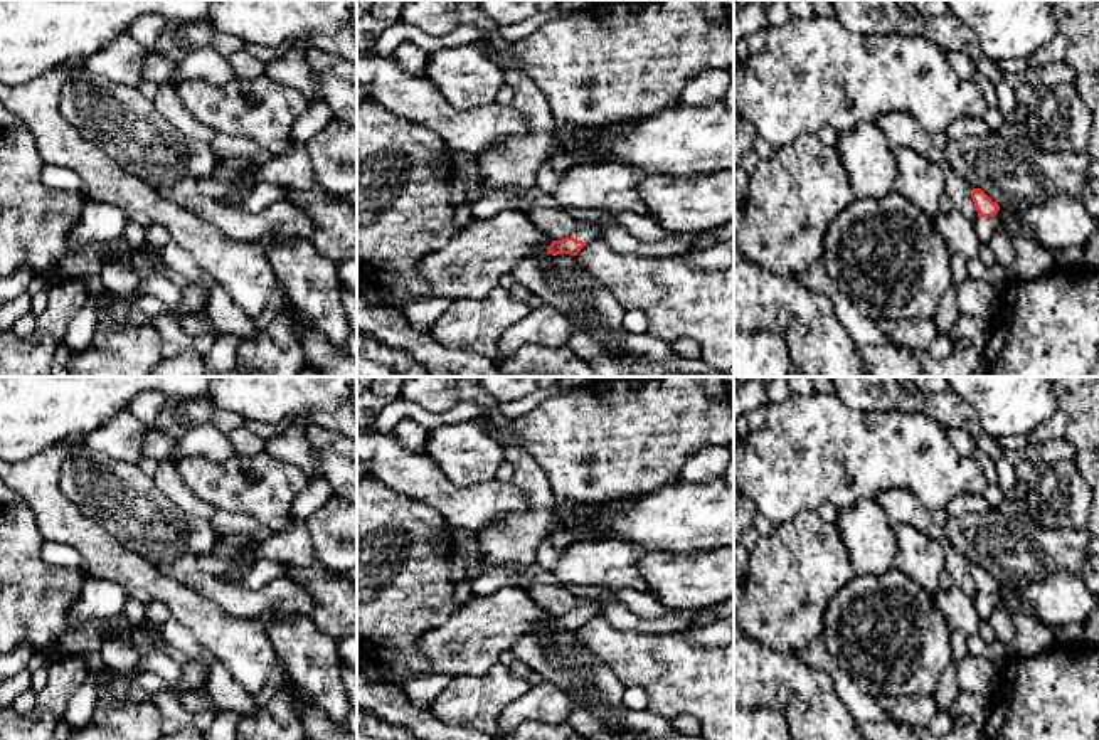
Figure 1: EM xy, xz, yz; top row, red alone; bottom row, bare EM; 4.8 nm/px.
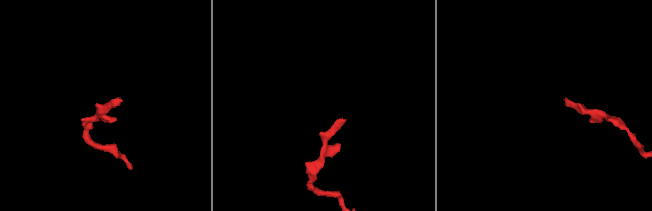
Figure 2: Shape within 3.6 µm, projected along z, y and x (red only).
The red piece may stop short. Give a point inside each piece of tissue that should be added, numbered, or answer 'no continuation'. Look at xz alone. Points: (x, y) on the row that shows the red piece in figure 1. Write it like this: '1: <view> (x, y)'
1: xz (588, 231)

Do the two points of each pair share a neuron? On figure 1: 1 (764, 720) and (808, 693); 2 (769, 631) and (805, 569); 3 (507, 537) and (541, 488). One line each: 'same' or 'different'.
1: different
2: same
3: same

